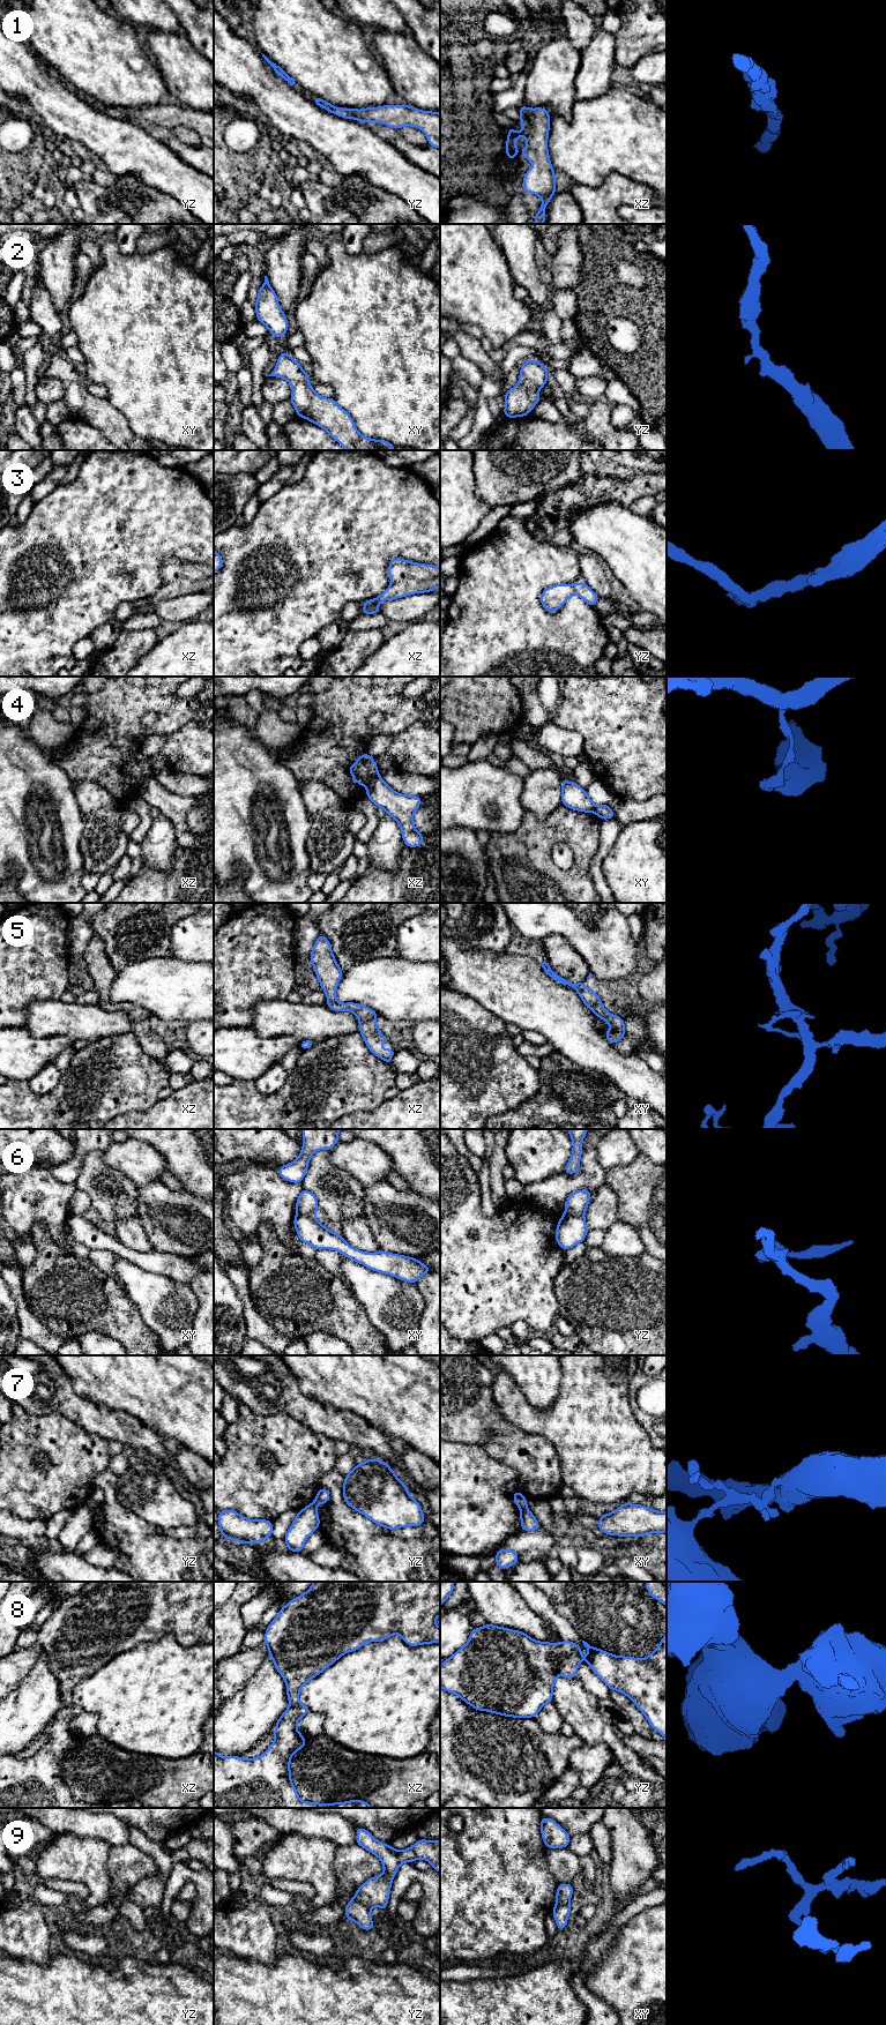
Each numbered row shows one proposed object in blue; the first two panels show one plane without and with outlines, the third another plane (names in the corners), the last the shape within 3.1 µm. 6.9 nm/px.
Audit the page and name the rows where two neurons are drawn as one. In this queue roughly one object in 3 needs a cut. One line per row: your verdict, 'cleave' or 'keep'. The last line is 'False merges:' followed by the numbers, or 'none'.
1: keep
2: keep
3: keep
4: cleave
5: keep
6: cleave
7: cleave
8: keep
9: cleave
False merges: 4, 6, 7, 9

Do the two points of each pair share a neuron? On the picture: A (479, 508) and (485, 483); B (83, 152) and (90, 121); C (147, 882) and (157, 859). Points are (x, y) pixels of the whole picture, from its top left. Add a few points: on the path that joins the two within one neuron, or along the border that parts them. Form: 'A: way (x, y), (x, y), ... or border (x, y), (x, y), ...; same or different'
A: border (475, 472), (475, 493), (491, 508); different
B: border (59, 135), (80, 141), (96, 157); different
C: border (142, 865), (169, 873); different

